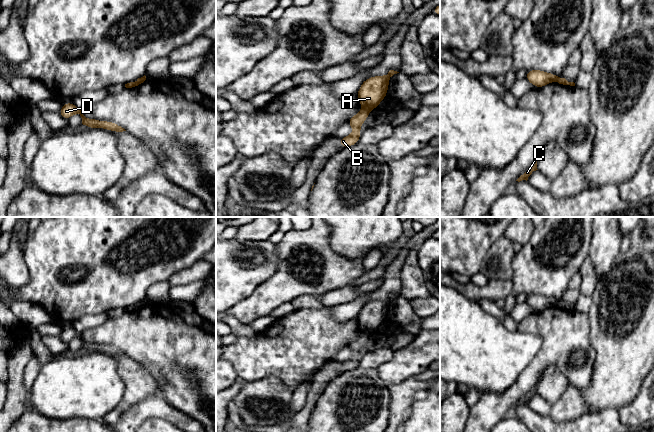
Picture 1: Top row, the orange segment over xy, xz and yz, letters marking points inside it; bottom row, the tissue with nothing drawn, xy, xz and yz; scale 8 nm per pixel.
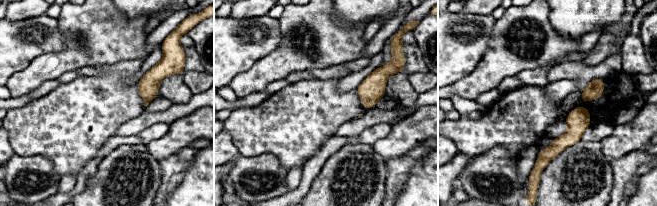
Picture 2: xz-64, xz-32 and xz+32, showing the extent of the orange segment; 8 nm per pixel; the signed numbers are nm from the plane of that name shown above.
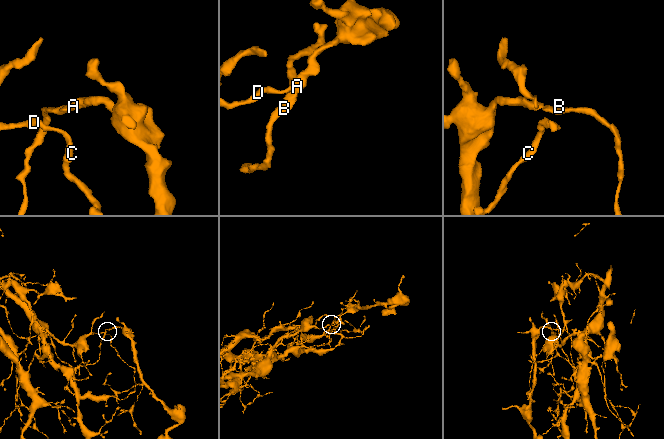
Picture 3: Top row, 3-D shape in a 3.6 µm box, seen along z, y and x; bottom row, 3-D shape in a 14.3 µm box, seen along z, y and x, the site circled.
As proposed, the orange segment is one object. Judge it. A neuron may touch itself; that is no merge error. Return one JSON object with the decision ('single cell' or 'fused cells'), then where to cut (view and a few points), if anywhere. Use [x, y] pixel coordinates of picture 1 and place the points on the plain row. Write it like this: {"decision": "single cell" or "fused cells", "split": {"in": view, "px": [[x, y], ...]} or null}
{"decision": "fused cells", "split": {"in": "xz", "px": [[363, 331], [369, 334]]}}

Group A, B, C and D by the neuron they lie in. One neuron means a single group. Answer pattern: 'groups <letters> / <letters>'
groups A / B C D

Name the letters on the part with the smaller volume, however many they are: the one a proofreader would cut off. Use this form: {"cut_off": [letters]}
{"cut_off": ["A"]}

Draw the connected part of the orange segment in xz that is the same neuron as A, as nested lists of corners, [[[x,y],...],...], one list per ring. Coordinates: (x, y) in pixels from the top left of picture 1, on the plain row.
[[[390,294],[385,300],[375,300],[366,303],[357,316],[359,325],[367,334],[375,333],[387,319],[389,303],[399,296]]]

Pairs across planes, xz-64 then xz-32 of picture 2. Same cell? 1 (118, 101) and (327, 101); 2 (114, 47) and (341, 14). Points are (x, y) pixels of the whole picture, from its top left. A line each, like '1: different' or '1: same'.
1: same
2: different

